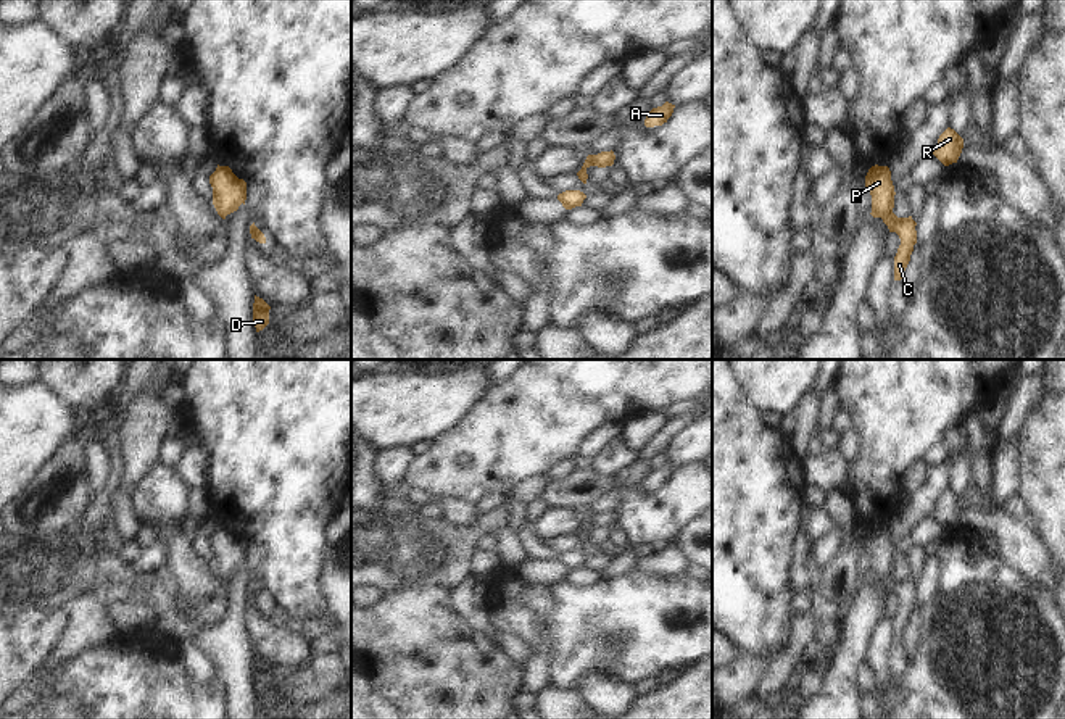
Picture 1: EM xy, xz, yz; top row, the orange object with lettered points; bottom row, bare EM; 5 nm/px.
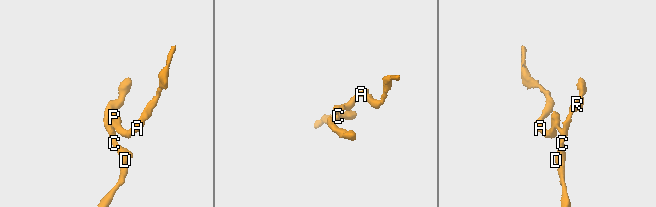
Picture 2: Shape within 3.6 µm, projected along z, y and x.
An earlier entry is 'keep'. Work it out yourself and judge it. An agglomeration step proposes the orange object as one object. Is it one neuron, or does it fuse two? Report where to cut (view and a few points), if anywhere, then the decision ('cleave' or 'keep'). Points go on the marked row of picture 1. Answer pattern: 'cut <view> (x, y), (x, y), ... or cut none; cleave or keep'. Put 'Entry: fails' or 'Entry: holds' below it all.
cut none; keep
Entry: holds

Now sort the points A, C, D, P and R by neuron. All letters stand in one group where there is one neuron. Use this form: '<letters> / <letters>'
A C D P R

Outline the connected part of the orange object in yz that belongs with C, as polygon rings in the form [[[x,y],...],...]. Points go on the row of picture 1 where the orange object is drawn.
[[[872,166],[865,176],[865,190],[872,195],[872,216],[881,218],[889,232],[896,232],[901,245],[894,256],[894,281],[901,281],[917,243],[917,222],[909,218],[897,218],[894,208],[894,185],[888,166]]]

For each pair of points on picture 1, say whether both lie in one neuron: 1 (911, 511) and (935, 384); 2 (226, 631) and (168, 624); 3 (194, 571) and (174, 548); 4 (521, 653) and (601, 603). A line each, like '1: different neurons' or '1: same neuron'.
1: different neurons
2: same neuron
3: same neuron
4: different neurons

